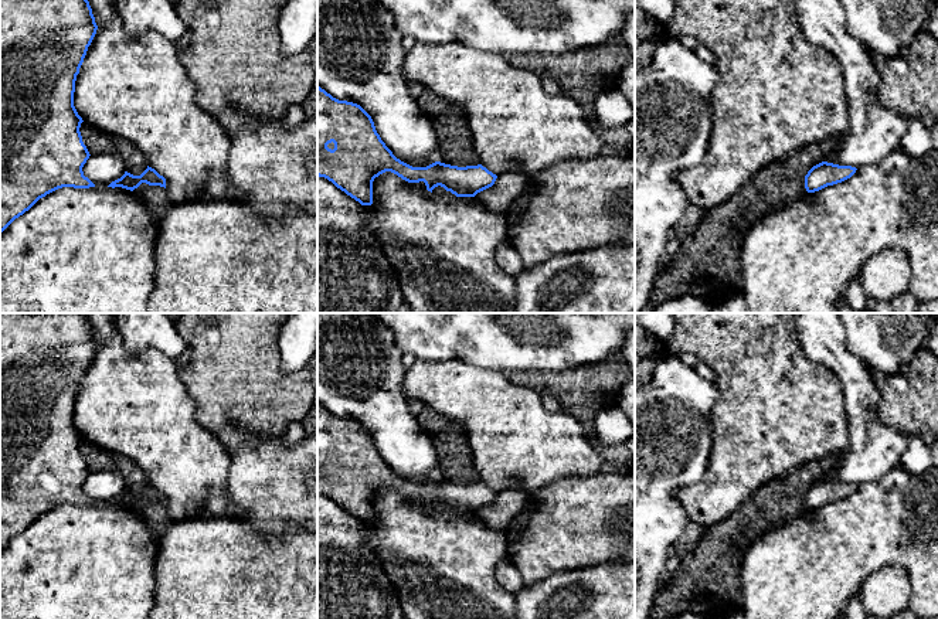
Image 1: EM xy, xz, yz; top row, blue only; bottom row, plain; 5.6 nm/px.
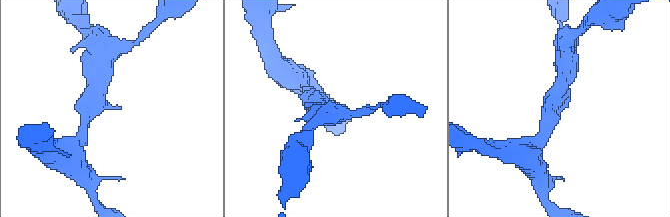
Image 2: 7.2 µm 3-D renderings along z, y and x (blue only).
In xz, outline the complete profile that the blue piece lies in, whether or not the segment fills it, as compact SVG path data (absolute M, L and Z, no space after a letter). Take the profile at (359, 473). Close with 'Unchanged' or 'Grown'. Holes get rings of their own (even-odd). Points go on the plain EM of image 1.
M317 402L317 493L332 499L361 523L371 523L373 499L385 489L408 500L424 499L431 510L441 503L456 514L475 514L492 504L497 496L482 482L458 484L435 479L426 484L412 484L401 479L381 458L371 433L360 422L339 418Z. Unchanged

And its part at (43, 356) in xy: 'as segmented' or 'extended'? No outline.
as segmented

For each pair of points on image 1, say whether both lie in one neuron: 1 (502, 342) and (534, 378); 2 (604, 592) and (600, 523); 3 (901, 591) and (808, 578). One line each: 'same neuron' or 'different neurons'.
1: different neurons
2: different neurons
3: different neurons

